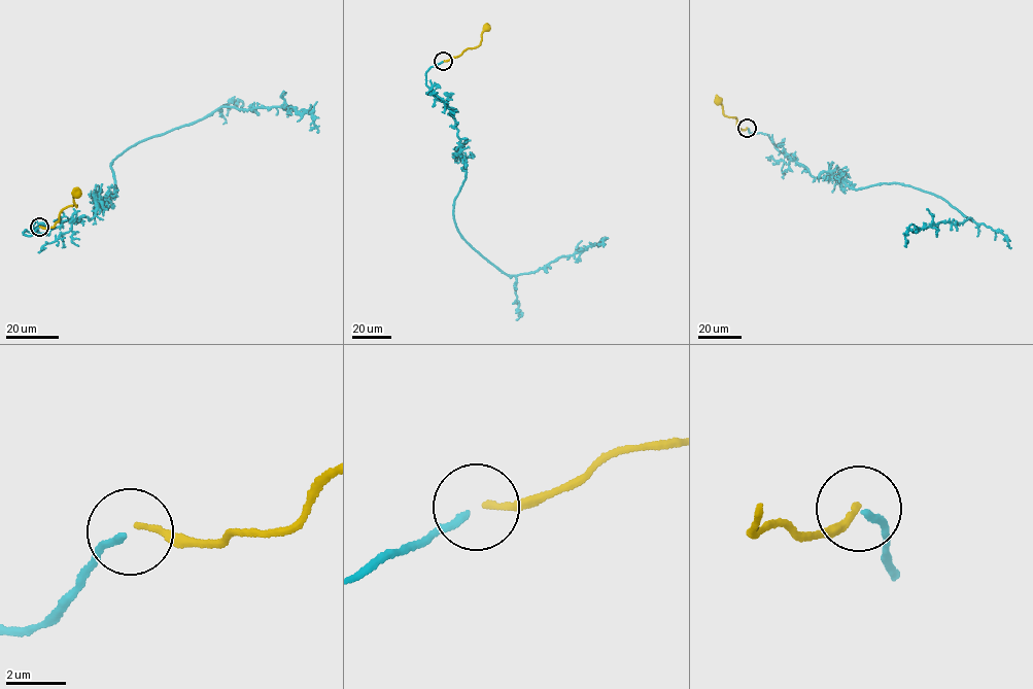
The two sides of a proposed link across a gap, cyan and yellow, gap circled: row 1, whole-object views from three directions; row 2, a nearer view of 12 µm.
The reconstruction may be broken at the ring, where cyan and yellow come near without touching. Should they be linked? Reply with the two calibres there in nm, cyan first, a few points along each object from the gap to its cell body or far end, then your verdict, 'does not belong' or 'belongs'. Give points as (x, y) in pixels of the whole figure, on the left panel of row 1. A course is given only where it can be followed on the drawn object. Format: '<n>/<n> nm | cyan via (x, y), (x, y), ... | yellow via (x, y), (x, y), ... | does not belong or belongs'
220/200 nm | cyan via (38, 228), (23, 233), (90, 219), (115, 196), (118, 154), (222, 106), (293, 108), (310, 113), (318, 132) | yellow via (39, 227), (52, 228), (59, 220), (61, 210), (76, 207), (73, 196), (77, 193) | does not belong

